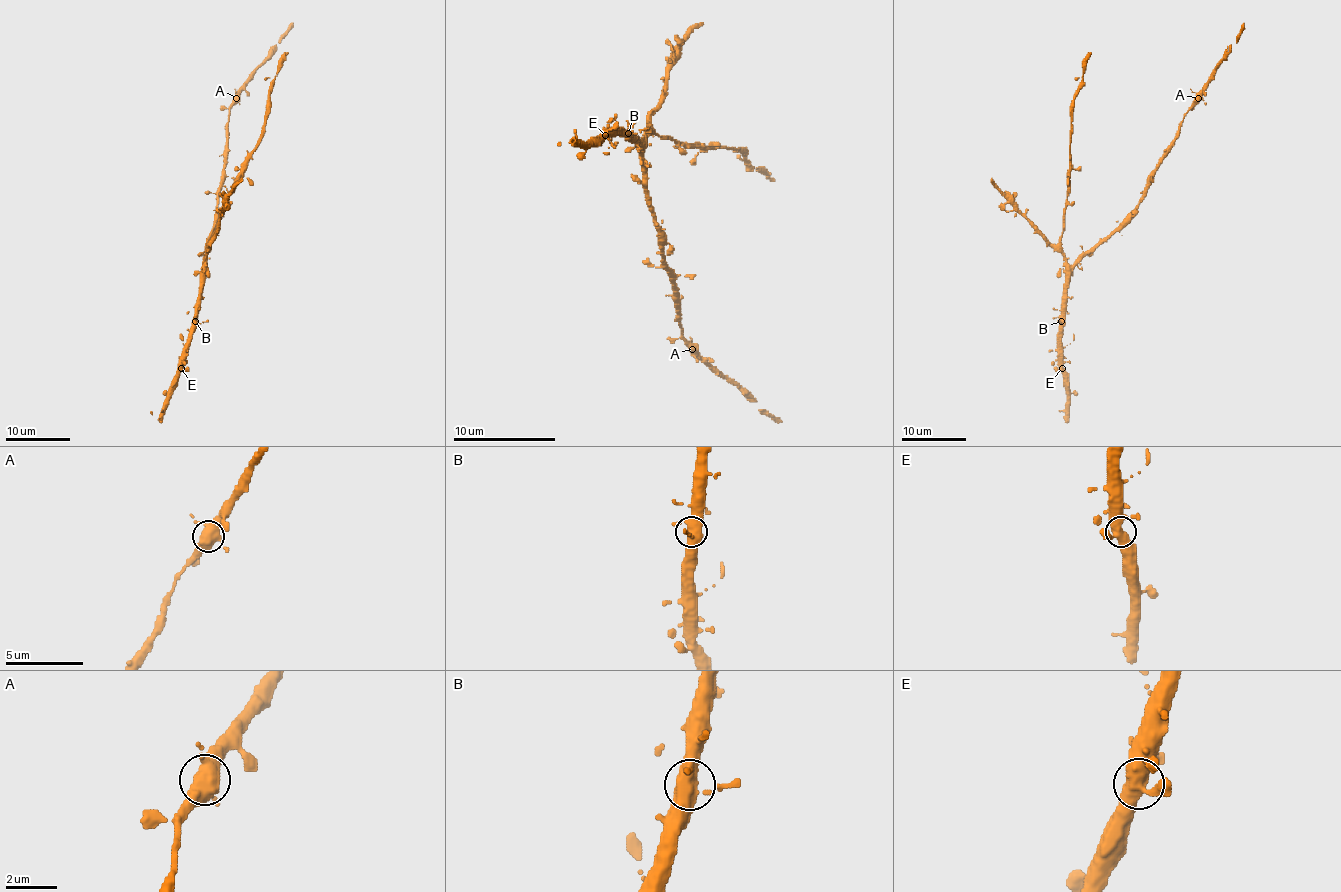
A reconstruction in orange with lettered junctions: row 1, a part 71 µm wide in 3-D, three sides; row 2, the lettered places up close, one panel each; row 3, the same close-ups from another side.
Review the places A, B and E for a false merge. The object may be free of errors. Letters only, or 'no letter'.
no letter

